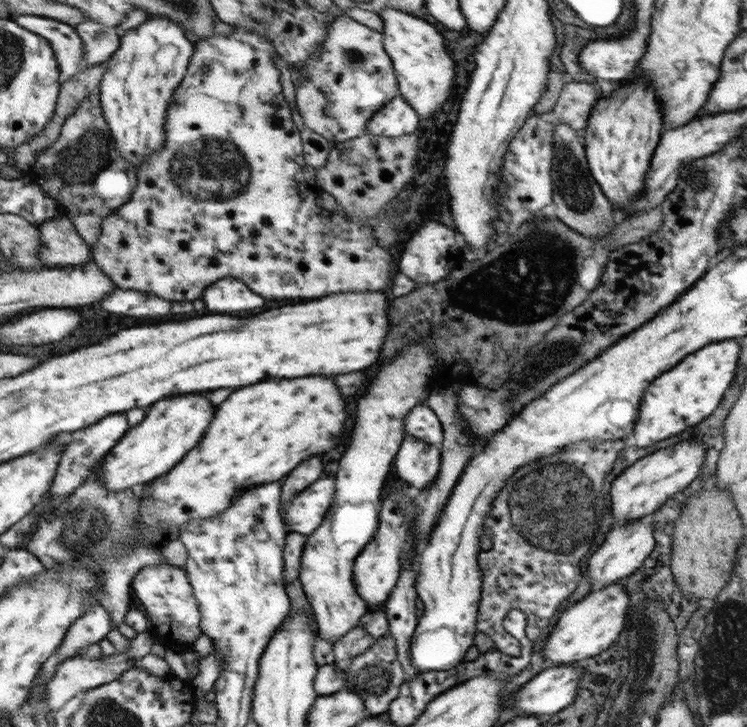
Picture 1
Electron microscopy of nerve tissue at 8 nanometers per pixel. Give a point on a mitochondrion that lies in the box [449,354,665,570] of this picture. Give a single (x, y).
(556, 507)

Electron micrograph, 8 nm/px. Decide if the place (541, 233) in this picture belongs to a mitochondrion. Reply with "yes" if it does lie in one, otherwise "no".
yes

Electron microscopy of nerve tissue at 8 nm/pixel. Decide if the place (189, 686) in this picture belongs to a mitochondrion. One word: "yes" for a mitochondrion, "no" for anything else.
no

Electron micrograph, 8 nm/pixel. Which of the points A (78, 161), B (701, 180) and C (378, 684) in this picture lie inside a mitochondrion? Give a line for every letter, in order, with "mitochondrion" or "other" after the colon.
A: mitochondrion
B: mitochondrion
C: mitochondrion

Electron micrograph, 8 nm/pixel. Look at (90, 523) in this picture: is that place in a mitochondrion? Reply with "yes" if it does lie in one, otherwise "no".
yes

